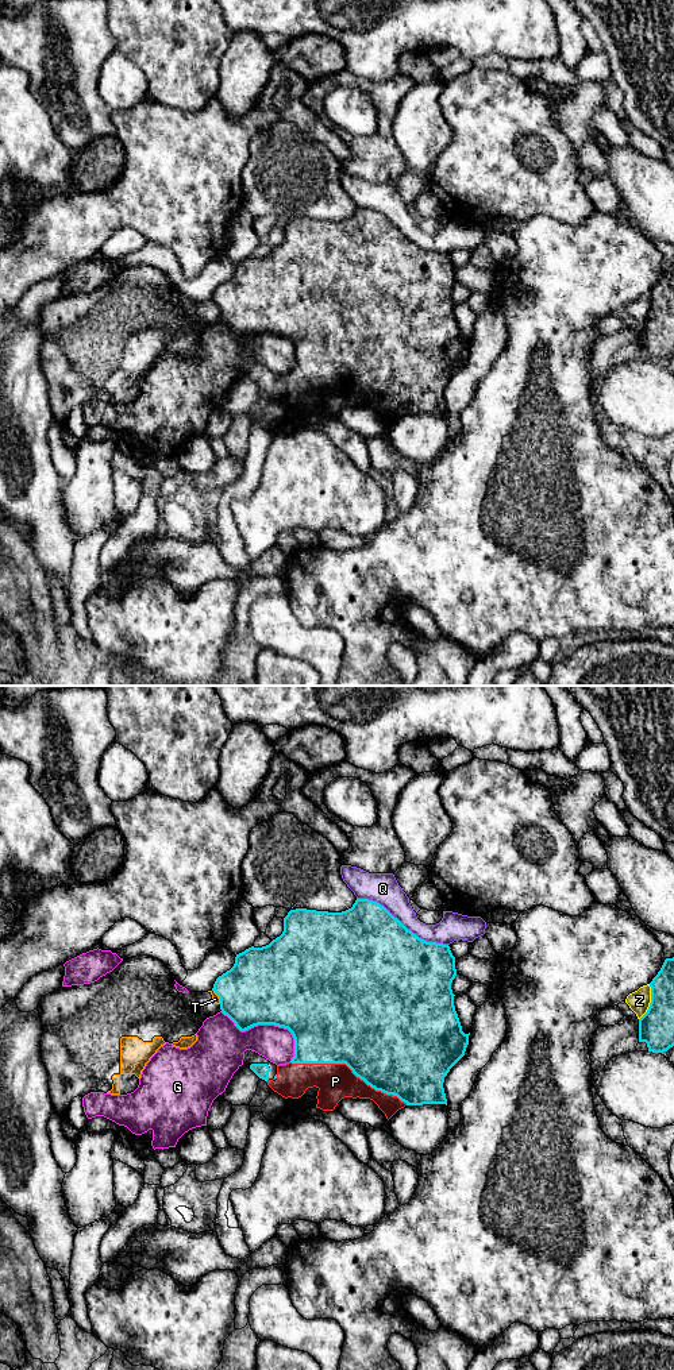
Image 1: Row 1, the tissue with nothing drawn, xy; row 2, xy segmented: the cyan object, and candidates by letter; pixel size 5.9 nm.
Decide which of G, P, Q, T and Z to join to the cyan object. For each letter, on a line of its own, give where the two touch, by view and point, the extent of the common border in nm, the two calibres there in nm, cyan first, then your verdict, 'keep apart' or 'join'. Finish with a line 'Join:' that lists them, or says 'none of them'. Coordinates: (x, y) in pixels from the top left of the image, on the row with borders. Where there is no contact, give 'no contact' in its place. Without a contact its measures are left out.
G: xy (268, 1023) | 500 nm | 500/220 nm | keep apart
P: xy (349, 1066) | 750 nm | 500/220 nm | join
Q: xy (401, 923) | 600 nm | 500/180 nm | keep apart
T: xy (218, 995) | 110 nm | 420/50 nm | keep apart
Z: xy (651, 1002) | 220 nm | 200/130 nm | keep apart
Join: P

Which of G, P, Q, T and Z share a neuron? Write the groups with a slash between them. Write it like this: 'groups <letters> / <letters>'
groups G / P / Q / T / Z

